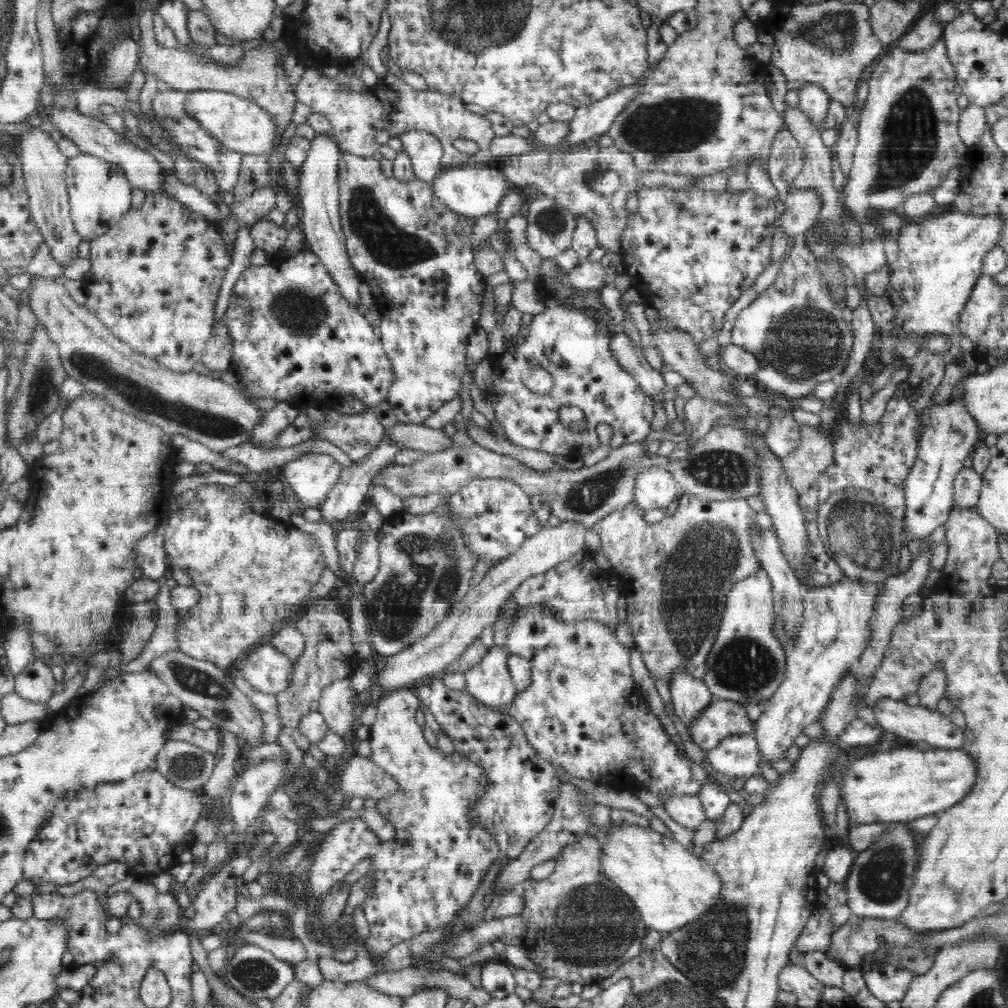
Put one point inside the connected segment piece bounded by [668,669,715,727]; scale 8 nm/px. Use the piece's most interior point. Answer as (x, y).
(689, 696)

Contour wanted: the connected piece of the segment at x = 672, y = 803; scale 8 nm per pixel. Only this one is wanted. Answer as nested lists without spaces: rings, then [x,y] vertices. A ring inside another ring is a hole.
[[[698,794],[692,796],[670,796],[662,798],[664,810],[678,824],[696,830],[704,820],[706,813]]]

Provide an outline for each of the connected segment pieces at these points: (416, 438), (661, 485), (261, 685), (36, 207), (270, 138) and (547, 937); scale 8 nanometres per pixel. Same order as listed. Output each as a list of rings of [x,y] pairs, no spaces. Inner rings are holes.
[[[399,422],[385,436],[398,447],[422,450],[425,454],[438,453],[456,444],[456,437],[448,437],[442,428],[432,429],[421,424],[403,424]]]
[[[661,467],[641,471],[635,479],[634,501],[642,510],[668,508],[676,498],[677,482]]]
[[[265,641],[244,656],[239,668],[252,688],[276,695],[286,691],[291,684],[293,663],[288,656]]]
[[[31,127],[19,136],[19,157],[22,163],[24,184],[29,195],[29,206],[32,218],[36,221],[49,247],[52,258],[66,268],[75,258],[78,258],[78,245],[82,237],[77,233],[71,219],[71,207],[67,195],[66,172],[68,157],[58,148],[48,131],[40,127]]]
[[[194,90],[184,94],[181,107],[228,149],[248,155],[269,154],[274,148],[276,130],[278,130],[276,121],[268,111],[251,100],[246,100],[232,92]]]
[[[584,835],[574,844],[565,846],[555,858],[555,870],[551,876],[540,881],[529,879],[520,885],[525,903],[521,916],[527,920],[522,944],[530,960],[542,968],[542,978],[560,978],[570,984],[598,983],[610,978],[617,968],[640,956],[644,950],[643,941],[648,928],[632,900],[603,873],[600,854],[602,841],[598,837]]]

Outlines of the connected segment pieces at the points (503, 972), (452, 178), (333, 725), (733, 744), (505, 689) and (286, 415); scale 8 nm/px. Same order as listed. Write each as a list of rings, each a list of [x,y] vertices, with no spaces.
[[[489,961],[481,964],[481,983],[481,987],[497,999],[515,994],[517,986],[513,969],[508,964]]]
[[[454,165],[439,171],[431,182],[431,189],[436,199],[446,204],[452,211],[475,219],[489,212],[496,213],[504,194],[511,188],[514,188],[514,183],[507,180],[502,171],[482,166]]]
[[[350,678],[332,682],[322,690],[318,711],[330,730],[342,736],[352,732],[354,724],[358,723],[357,694]]]
[[[754,734],[727,736],[706,755],[714,769],[729,780],[761,774],[758,741]]]
[[[495,645],[484,655],[480,664],[477,664],[475,667],[464,672],[467,683],[466,690],[471,694],[471,696],[492,711],[500,714],[508,713],[508,704],[511,704],[517,693],[516,686],[513,684],[508,670],[507,660],[510,654],[511,652],[506,646],[501,649]]]
[[[286,401],[278,402],[269,412],[263,411],[263,420],[256,426],[252,442],[259,446],[274,446],[278,436],[299,416],[299,411]]]

